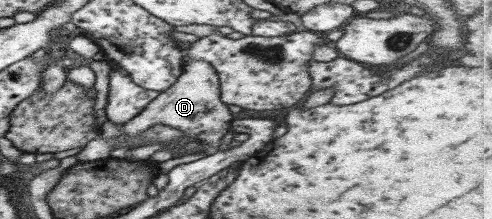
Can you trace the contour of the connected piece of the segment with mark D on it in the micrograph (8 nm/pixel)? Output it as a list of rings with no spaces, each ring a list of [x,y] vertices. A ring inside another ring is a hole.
[[[185,60],[182,66],[182,73],[178,79],[169,88],[161,91],[153,100],[150,100],[141,112],[133,115],[133,118],[127,119],[120,124],[117,130],[120,131],[118,137],[104,139],[101,137],[92,138],[87,144],[81,147],[75,158],[78,162],[93,162],[106,159],[114,155],[114,149],[119,142],[127,140],[129,136],[134,136],[138,132],[147,130],[152,124],[164,124],[171,128],[180,130],[182,134],[189,138],[196,139],[203,144],[201,150],[194,153],[174,157],[155,164],[157,173],[166,174],[176,165],[192,162],[209,155],[212,151],[221,146],[221,138],[230,128],[230,121],[235,116],[235,111],[228,105],[223,104],[220,99],[220,84],[218,83],[217,73],[210,64],[204,61]]]

